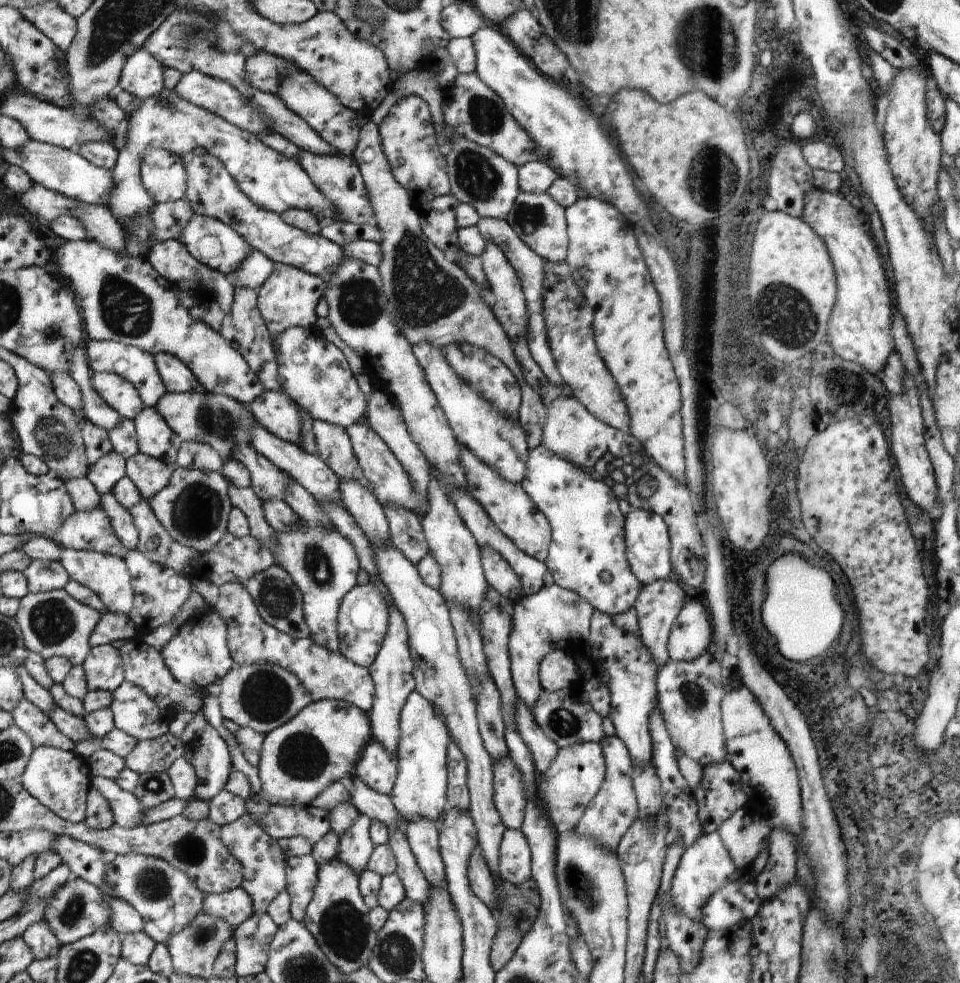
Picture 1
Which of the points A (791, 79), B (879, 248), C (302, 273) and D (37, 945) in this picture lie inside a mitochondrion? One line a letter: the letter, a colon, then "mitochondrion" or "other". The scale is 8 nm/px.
A: other
B: other
C: other
D: other

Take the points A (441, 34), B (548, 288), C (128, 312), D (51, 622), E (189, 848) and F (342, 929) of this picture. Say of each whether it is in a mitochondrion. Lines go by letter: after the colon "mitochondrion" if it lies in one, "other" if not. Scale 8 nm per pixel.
A: other
B: other
C: mitochondrion
D: mitochondrion
E: mitochondrion
F: mitochondrion

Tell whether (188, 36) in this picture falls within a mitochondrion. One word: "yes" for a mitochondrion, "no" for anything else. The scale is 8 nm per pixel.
yes

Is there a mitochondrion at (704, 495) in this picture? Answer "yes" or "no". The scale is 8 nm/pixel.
no

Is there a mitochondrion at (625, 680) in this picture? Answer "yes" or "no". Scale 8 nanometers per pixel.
no

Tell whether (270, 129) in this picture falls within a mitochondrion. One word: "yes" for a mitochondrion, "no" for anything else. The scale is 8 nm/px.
no

